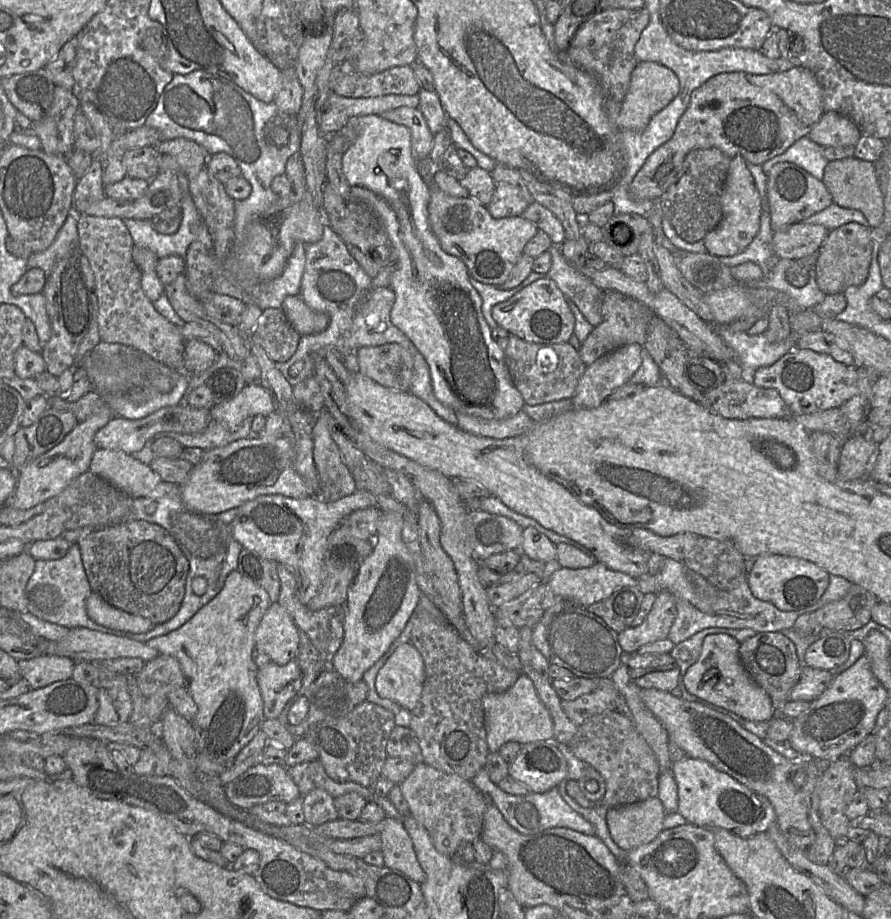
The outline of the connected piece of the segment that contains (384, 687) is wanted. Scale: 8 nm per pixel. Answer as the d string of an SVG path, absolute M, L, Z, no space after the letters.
M410 643L401 644L379 670L375 687L381 698L412 711L425 681L422 656Z

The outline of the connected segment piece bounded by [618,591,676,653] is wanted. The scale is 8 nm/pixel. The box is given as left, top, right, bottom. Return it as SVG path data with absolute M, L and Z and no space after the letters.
M668 591L657 593L656 601L642 624L619 633L618 640L622 650L634 653L642 646L666 639L675 617L674 596Z

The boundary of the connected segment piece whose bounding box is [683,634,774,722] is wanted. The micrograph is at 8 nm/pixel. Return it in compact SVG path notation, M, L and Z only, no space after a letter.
M728 634L707 636L703 641L698 660L684 675L685 688L689 693L747 720L769 722L774 717L771 698L751 679L743 667L739 657L739 647L740 643Z

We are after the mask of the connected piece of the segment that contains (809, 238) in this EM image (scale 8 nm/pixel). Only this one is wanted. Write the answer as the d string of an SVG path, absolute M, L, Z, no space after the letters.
M795 223L773 233L772 250L778 258L801 259L817 252L828 233L829 230L819 224Z

